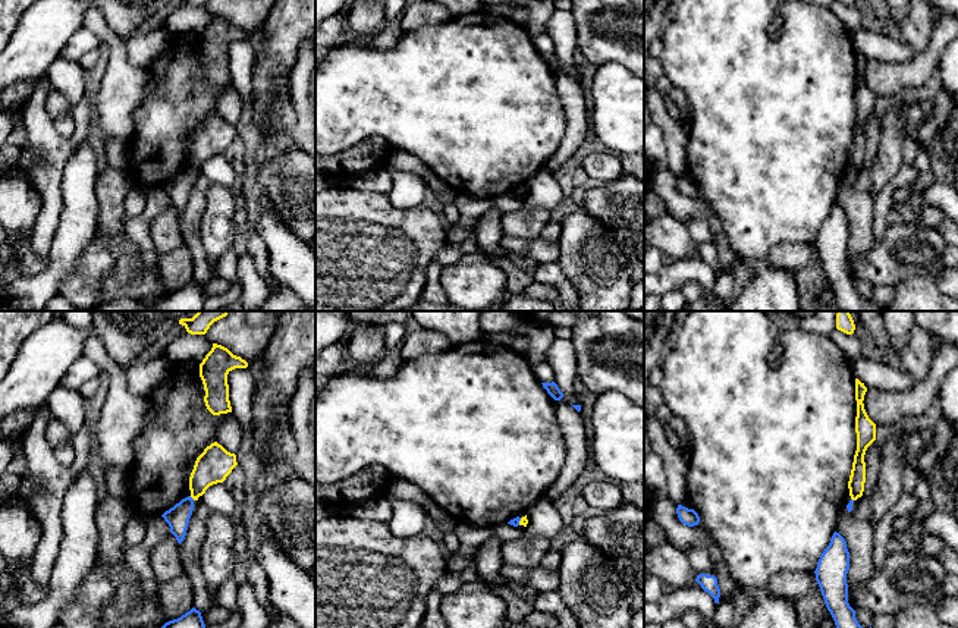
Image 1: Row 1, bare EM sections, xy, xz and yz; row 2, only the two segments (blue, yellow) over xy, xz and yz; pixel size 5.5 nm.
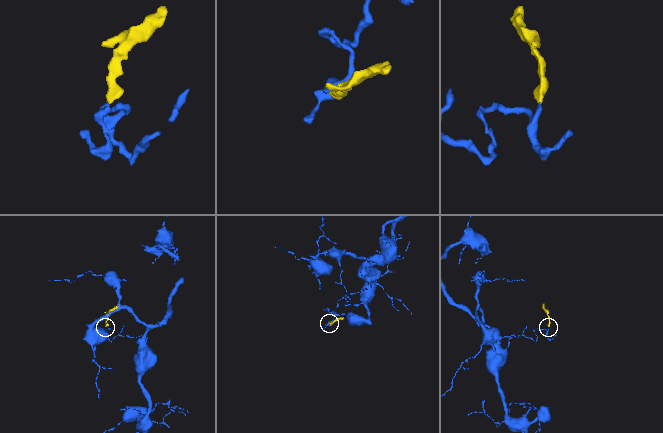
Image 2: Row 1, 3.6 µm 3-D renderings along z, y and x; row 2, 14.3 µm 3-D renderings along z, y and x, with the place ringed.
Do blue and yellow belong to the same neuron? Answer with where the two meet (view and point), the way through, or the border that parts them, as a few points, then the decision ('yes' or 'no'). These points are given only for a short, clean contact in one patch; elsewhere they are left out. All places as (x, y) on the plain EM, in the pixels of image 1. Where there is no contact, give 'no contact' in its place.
xy (191, 169) | along xy (189, 168), (194, 170) | no

